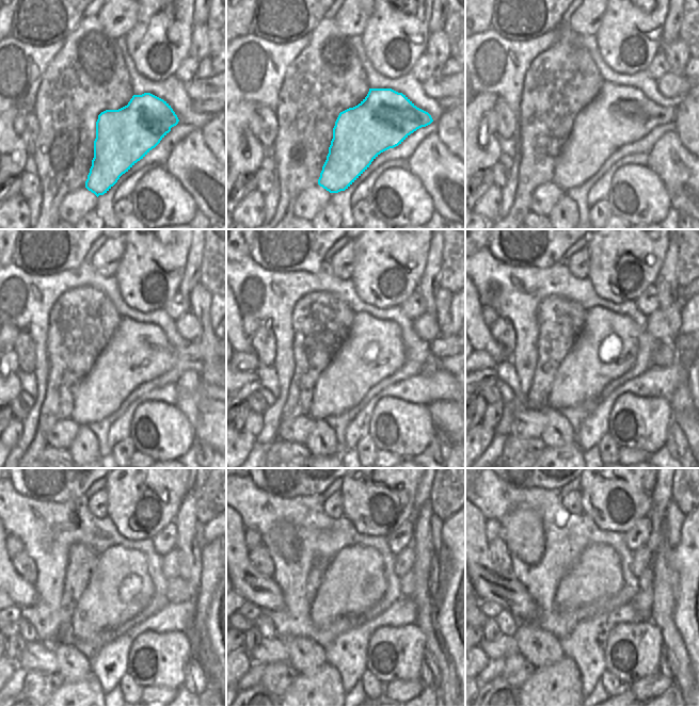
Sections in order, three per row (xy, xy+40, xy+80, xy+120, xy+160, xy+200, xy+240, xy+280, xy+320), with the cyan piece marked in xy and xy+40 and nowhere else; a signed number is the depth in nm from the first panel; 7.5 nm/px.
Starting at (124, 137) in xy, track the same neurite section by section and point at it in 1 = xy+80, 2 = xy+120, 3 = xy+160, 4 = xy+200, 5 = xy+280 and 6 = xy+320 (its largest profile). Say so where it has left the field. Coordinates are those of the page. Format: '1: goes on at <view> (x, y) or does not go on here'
1: goes on at xy+80 (619, 115)
2: goes on at xy+120 (138, 352)
3: goes on at xy+160 (374, 350)
4: goes on at xy+200 (606, 348)
5: goes on at xy+280 (354, 581)
6: goes on at xy+320 (597, 575)

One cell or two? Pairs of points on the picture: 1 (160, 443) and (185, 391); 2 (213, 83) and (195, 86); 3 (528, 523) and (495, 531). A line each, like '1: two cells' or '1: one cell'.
1: two cells
2: one cell
3: two cells

